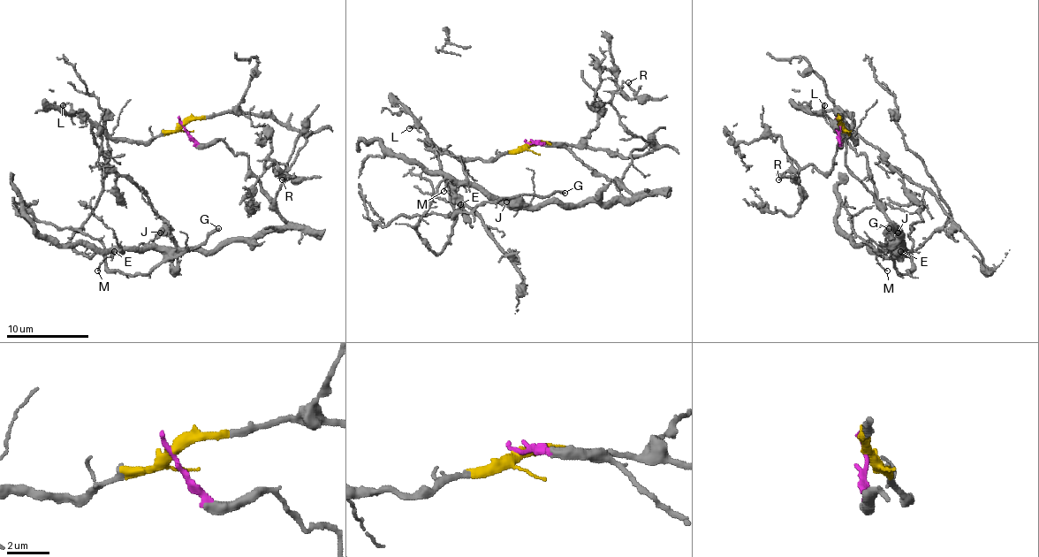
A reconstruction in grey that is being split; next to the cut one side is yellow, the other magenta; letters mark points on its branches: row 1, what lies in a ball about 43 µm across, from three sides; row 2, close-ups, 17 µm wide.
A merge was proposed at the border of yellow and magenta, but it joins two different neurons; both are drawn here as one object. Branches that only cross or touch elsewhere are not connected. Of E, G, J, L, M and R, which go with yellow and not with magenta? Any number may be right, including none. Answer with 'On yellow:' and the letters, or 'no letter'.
On yellow: L, R

